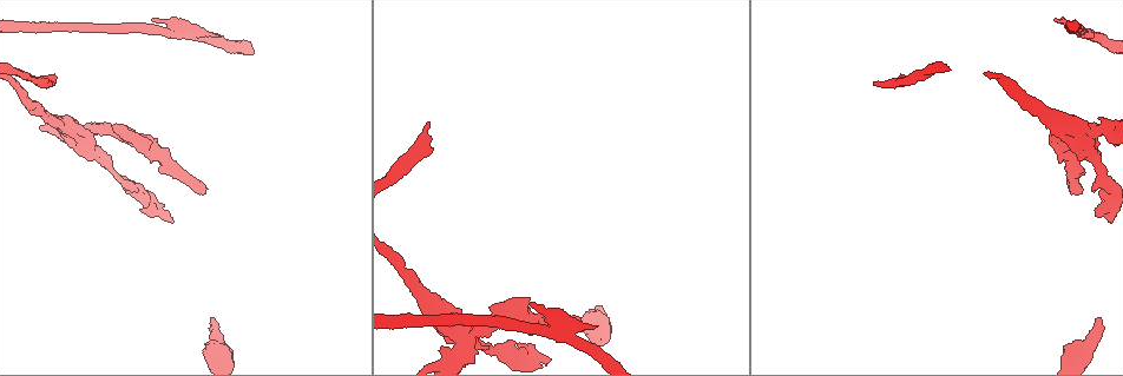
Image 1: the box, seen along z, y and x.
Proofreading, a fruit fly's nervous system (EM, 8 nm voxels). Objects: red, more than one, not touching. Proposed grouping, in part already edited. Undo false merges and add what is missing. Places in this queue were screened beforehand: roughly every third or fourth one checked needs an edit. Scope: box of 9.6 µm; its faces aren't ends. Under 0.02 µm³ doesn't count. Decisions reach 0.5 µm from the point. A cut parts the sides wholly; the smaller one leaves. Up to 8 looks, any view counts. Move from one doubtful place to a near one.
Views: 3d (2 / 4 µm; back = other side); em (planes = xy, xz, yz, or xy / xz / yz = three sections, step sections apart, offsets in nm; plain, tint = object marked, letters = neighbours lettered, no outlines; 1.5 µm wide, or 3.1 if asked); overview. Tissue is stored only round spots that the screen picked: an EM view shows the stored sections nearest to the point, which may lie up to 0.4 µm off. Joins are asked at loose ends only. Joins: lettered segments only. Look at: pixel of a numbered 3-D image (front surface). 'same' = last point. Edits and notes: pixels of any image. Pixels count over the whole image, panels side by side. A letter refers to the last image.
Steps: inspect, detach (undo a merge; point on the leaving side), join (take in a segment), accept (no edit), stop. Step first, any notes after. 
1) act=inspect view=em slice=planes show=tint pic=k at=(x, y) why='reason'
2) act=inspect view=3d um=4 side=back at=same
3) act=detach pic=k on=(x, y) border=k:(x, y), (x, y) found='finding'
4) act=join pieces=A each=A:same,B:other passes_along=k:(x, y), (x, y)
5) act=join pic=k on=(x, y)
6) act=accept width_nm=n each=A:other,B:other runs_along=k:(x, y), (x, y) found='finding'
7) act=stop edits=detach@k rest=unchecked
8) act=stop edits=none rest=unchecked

act=inspect view=em slice=xz step=8 show=tint pic=1 at=(1078, 192) why='branch stops here'

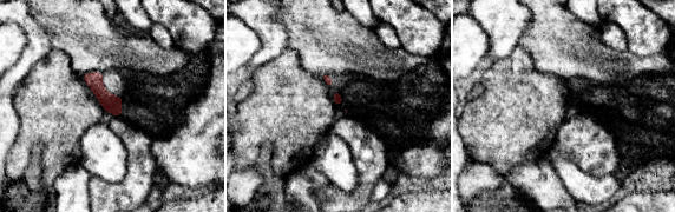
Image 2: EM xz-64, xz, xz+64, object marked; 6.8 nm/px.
act=inspect view=em slice=xy step=8 show=letters at=same

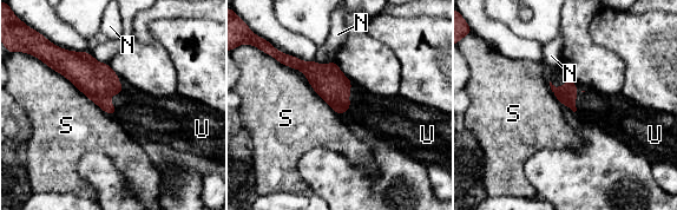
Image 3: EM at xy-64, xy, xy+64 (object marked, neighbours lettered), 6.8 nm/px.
act=join pieces=U each=N:other,S:other,U:same passes_along=3:(329, 83), (344, 111), (381, 115) found='the neuron continues'

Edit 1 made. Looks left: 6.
act=inspect view=overview

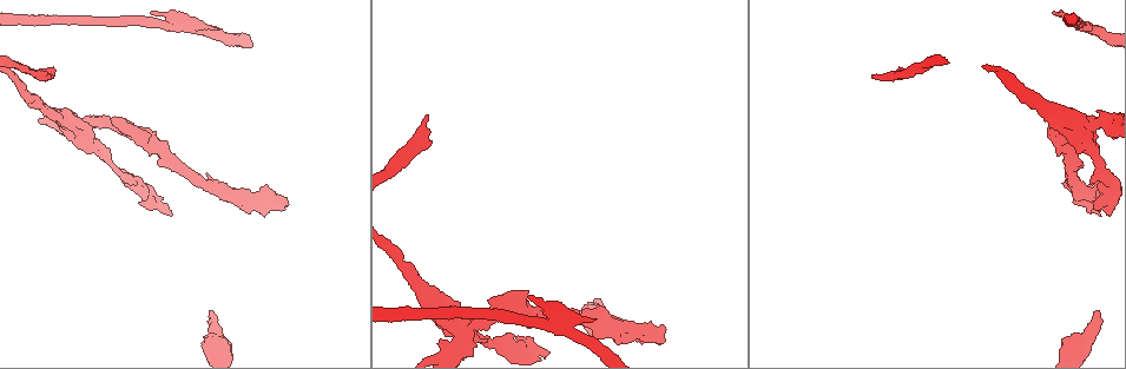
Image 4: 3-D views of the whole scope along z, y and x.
act=inspect view=em slice=yz step=8 show=letters pic=4 at=(1097, 310) why='end of a long branch'

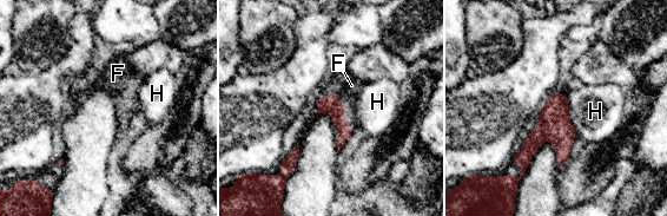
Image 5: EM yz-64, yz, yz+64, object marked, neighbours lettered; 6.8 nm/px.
act=inspect view=em slice=planes show=letters at=same why='cut it another way'

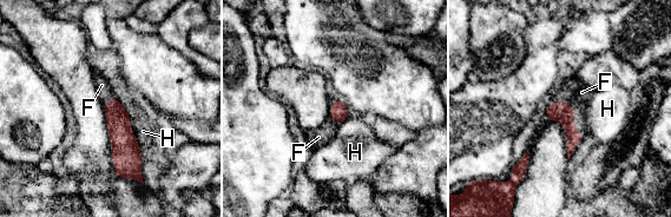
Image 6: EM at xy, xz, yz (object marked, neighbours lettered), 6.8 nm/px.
act=join pieces=F each=F:same,H:other passes_along=6:(563, 112), (573, 120), (581, 92) found='it goes on there'

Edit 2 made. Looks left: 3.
act=stop edits=join@3,join@6 rest=unchecked

